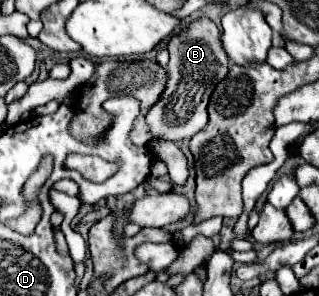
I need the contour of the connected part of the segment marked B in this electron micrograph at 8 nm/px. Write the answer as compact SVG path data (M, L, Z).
M208 17L192 21L188 29L182 29L178 35L174 35L168 41L168 51L168 85L160 101L146 115L146 123L154 137L164 141L182 141L206 127L206 105L214 87L228 75L228 57L220 43L220 31Z

